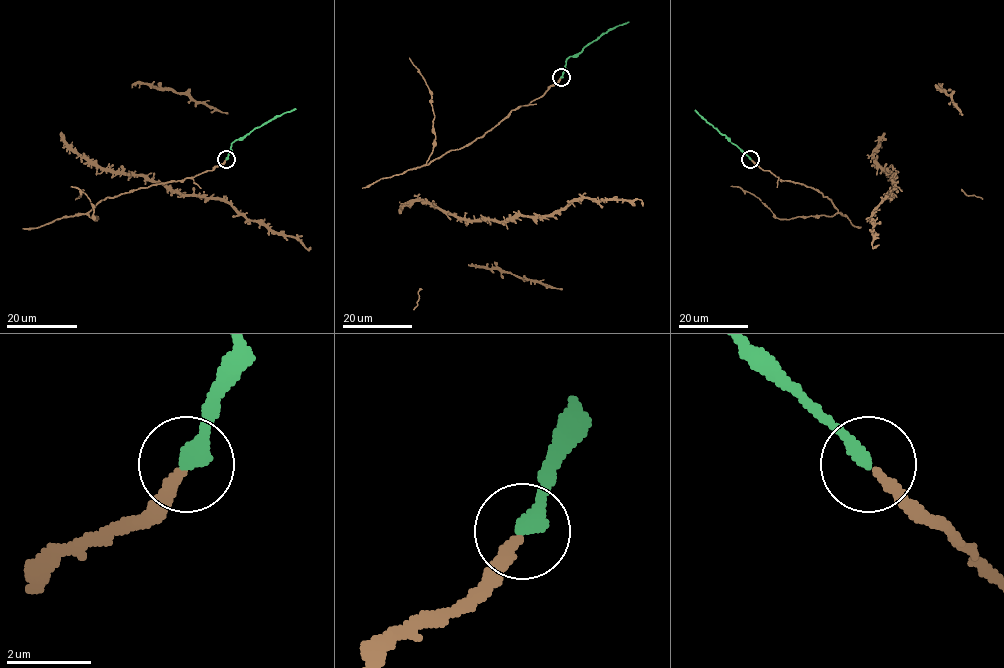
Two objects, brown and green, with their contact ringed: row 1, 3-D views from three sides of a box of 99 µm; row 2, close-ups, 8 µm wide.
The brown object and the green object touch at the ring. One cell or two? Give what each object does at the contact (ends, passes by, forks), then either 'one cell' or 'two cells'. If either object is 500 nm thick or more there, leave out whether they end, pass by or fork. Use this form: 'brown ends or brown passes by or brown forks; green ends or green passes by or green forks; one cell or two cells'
brown ends; green ends; one cell

